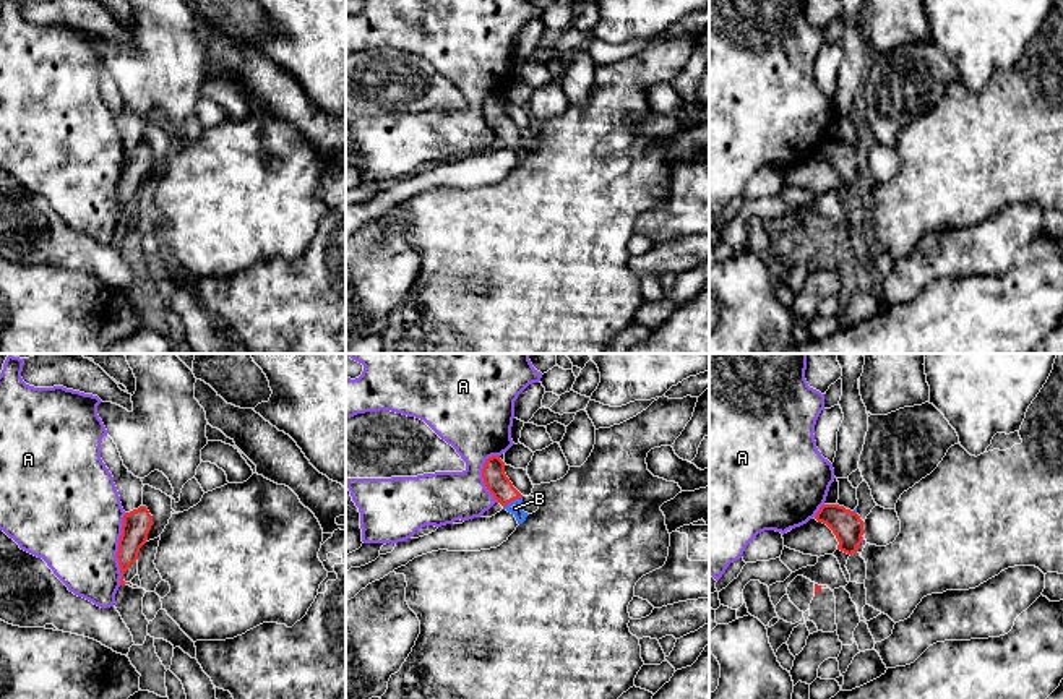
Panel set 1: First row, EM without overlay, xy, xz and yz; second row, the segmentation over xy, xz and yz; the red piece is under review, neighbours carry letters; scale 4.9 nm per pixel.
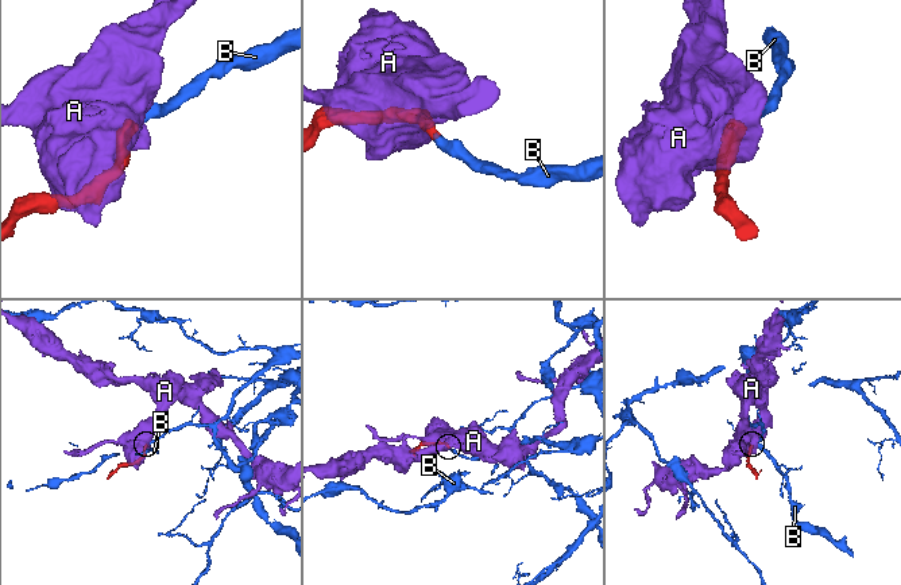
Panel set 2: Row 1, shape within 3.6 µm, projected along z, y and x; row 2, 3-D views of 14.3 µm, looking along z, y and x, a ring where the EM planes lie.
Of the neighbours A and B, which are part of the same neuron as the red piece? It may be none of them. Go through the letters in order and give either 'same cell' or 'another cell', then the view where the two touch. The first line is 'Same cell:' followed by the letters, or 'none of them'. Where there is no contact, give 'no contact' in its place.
Same cell: B
A: another cell; meets red in xy
B: same cell; meets red in xz

